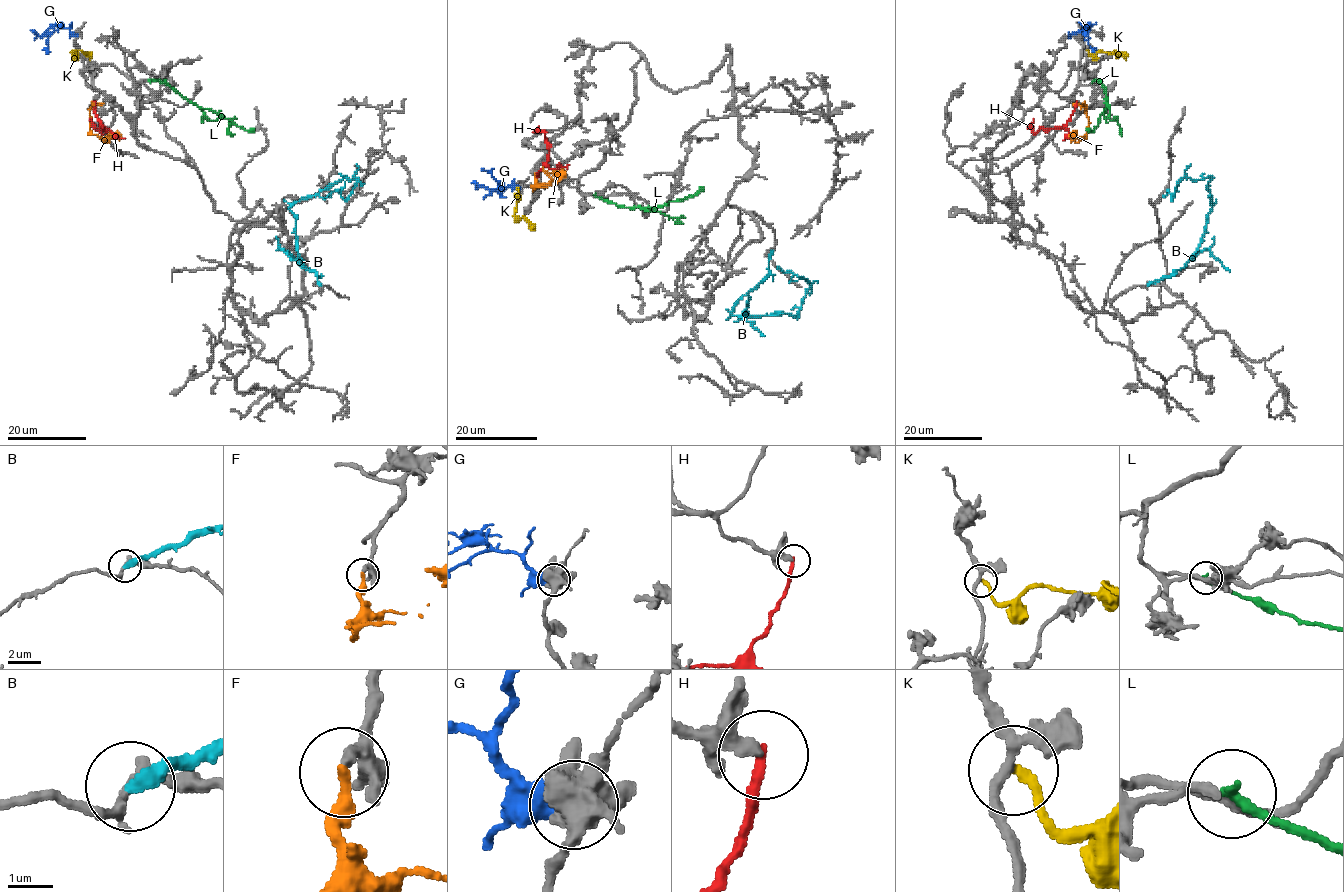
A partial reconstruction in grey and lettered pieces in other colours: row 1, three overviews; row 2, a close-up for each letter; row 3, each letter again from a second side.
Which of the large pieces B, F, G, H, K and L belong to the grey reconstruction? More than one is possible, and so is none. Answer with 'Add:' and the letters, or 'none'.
Add: F

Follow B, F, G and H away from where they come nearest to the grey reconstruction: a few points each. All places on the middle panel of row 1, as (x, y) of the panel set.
B: (771, 249), (769, 274), (749, 292), (746, 312), (739, 317), (776, 312), (797, 316), (810, 283), (777, 267)
F: (535, 173), (533, 189), (537, 185), (546, 186), (560, 177), (559, 173), (550, 172)
G: (520, 187), (488, 187), (489, 194), (483, 199)
H: (537, 176), (548, 157), (544, 132), (533, 132)

